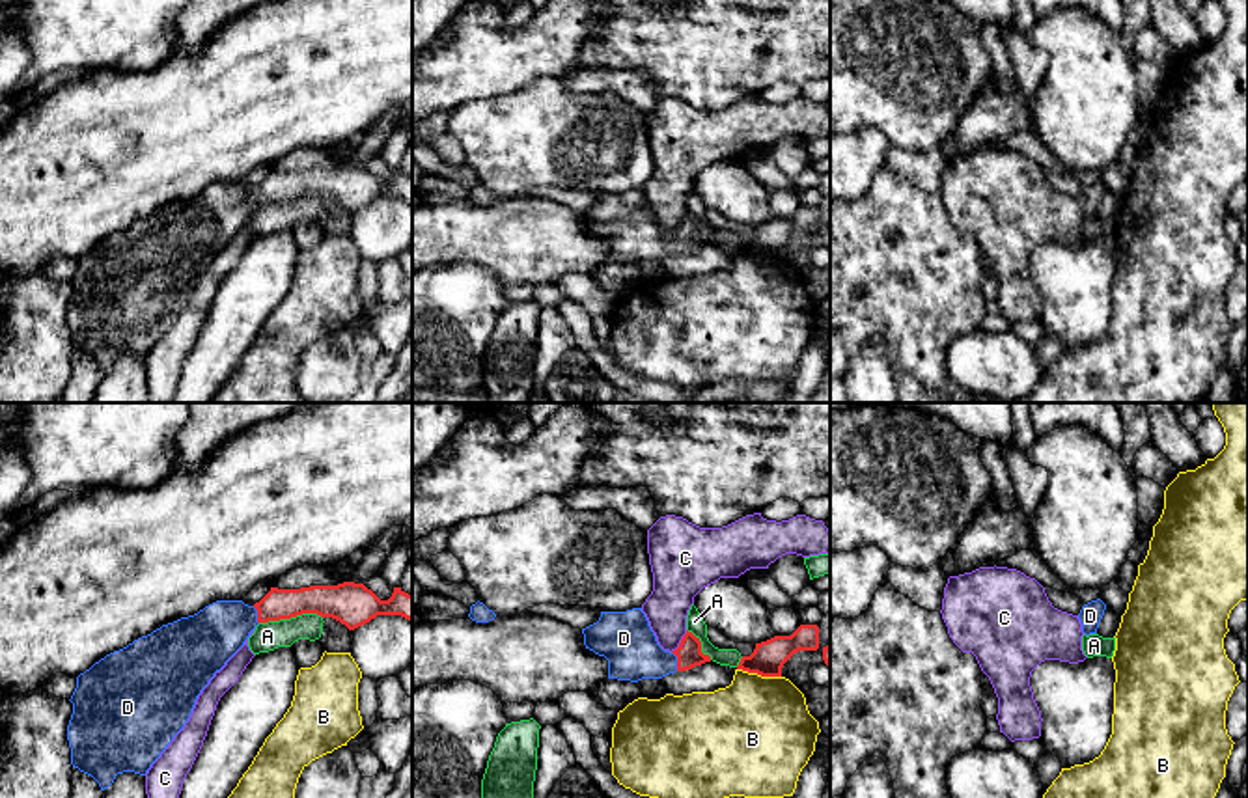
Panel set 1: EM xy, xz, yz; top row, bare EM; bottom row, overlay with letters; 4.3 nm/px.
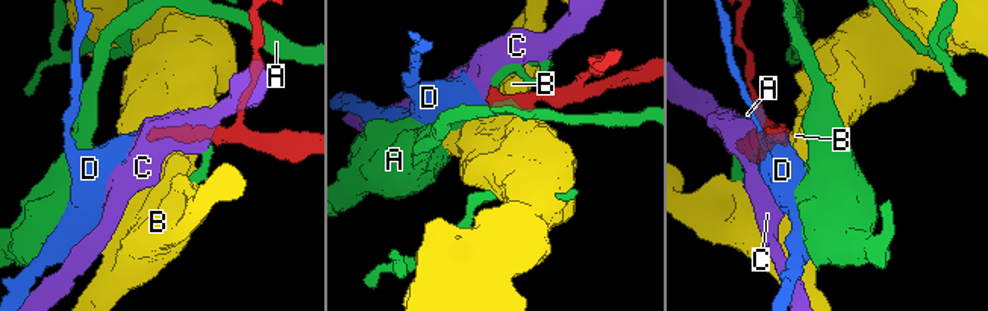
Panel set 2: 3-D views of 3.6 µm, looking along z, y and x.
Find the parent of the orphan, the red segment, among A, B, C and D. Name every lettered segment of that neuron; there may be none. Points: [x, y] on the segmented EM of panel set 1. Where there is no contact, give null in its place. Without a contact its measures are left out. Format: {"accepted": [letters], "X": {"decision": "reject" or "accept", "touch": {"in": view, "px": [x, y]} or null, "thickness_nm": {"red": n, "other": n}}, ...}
{"accepted": ["D"], "A": {"decision": "reject", "touch": {"in": "xy", "px": [290, 618]}, "thickness_nm": {"red": 170, "other": 130}}, "B": {"decision": "reject", "touch": {"in": "xz", "px": [760, 674]}, "thickness_nm": {"red": 140, "other": 480}}, "C": {"decision": "reject", "touch": {"in": "xz", "px": [681, 642]}, "thickness_nm": {"red": 110, "other": 200}}, "D": {"decision": "accept", "touch": {"in": "xz", "px": [678, 660]}, "thickness_nm": {"red": 110, "other": 240}}}

